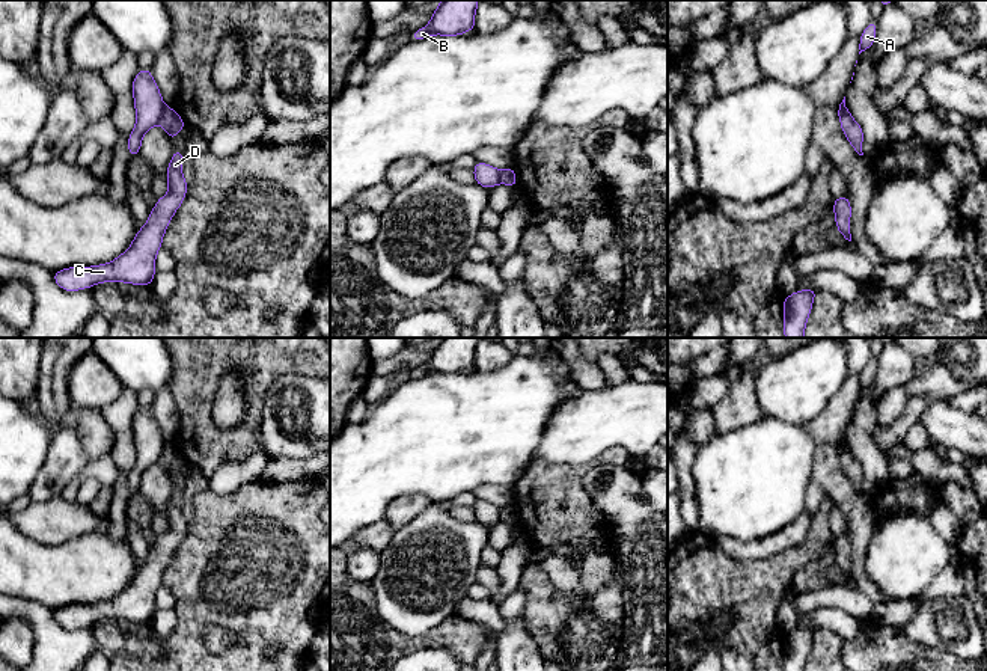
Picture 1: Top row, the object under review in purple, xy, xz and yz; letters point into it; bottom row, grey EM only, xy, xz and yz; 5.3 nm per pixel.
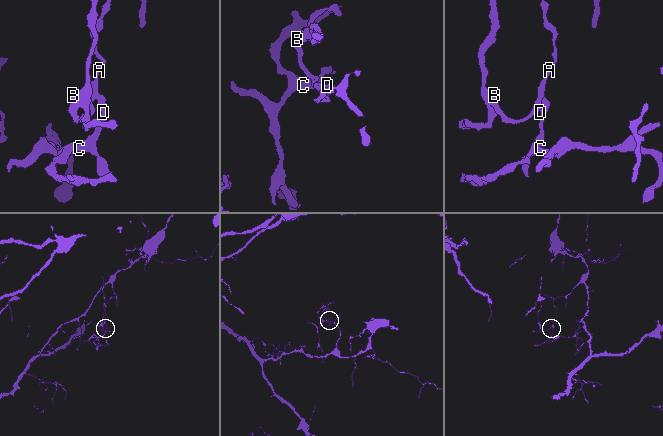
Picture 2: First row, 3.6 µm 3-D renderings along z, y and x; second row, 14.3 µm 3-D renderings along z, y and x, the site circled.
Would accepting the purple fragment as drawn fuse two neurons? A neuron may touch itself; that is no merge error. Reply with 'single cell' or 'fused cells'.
fused cells

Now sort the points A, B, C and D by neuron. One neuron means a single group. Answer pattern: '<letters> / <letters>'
A B / C D

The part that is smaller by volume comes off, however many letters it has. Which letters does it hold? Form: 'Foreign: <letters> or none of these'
Foreign: C, D

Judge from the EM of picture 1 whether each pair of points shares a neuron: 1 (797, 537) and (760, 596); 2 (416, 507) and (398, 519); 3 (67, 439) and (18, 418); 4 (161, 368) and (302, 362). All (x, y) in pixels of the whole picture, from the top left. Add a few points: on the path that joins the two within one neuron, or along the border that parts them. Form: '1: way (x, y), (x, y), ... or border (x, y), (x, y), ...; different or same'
1: border (812, 522), (800, 543), (766, 558), (755, 558); different
2: way (412, 507), (403, 514); same
3: border (53, 439), (44, 465), (38, 472); different
4: border (169, 353), (174, 362), (171, 386); different

